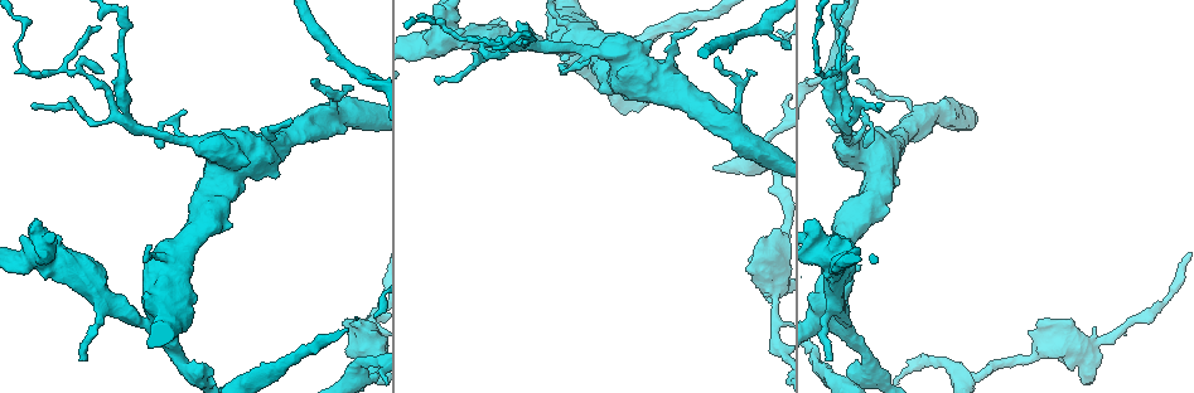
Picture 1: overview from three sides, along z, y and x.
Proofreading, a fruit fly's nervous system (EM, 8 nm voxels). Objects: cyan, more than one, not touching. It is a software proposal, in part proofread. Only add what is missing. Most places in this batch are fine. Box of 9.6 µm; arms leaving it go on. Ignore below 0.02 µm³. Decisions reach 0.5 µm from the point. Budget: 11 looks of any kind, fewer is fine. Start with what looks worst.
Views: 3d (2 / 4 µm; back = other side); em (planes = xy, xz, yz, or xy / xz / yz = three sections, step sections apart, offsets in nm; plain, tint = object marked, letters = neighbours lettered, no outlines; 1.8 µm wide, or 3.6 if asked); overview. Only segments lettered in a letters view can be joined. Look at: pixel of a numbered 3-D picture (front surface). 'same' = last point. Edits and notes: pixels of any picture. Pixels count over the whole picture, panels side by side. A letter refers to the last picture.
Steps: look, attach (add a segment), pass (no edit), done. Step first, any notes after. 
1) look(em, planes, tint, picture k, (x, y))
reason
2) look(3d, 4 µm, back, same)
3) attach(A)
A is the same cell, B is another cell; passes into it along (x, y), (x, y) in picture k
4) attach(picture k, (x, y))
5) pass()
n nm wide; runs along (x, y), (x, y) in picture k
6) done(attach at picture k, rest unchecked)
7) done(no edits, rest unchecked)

look(em, planes, tint, picture 1, (778, 276))
sudden change in width

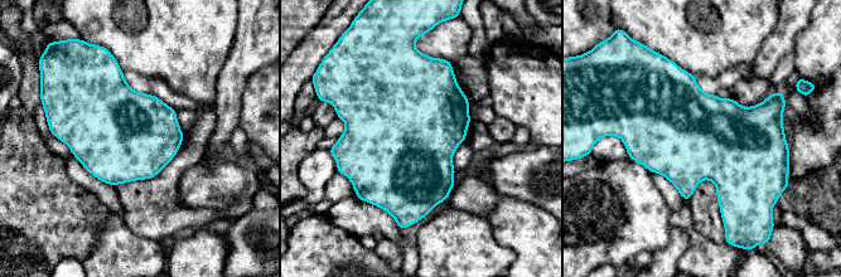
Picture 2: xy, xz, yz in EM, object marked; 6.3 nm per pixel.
look(em, planes, letters, same)
what lies round it

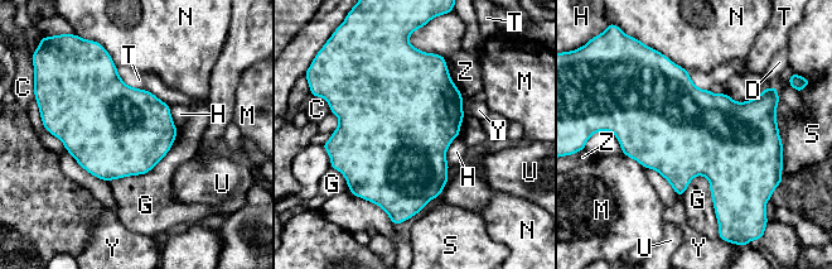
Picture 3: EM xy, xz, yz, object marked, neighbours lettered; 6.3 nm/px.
pass()
C, D, G, H, M, N, S, T, U, Y and Z are other cells; border along (458, 135), (446, 152), (449, 166) in picture 3; none of them fits

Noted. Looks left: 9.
look(3d, 4 µm, back, picture 1, (449, 22))
four-way junction

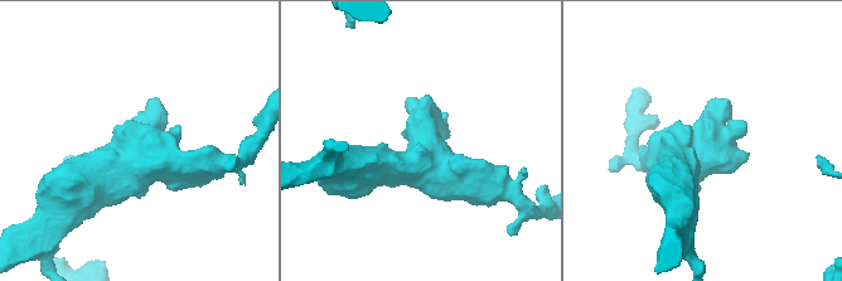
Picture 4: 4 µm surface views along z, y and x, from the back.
look(em, 3.6 µm, xy, step 4, tint, picture 4, (135, 144))
4 arms; now the EM

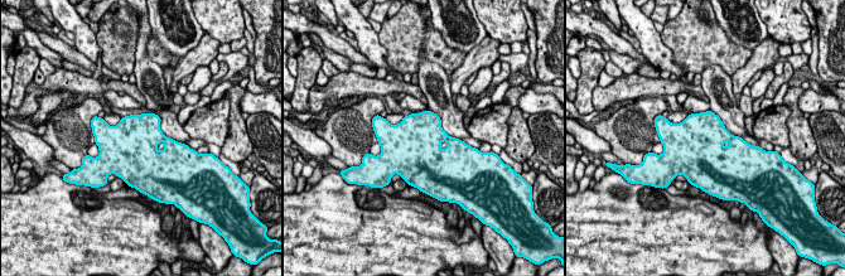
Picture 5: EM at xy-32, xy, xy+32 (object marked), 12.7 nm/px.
look(em, 3.6 µm, planes, letters, same)

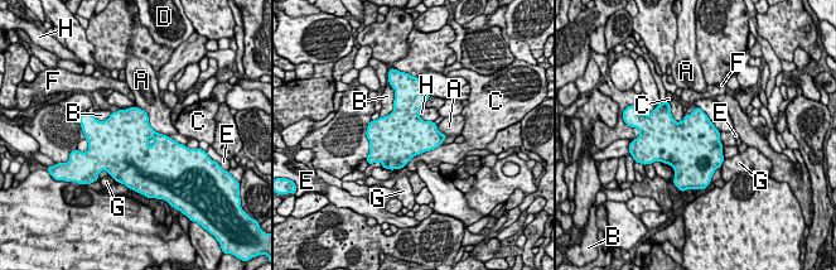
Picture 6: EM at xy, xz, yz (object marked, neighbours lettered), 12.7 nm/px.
pass()
A touches over 600 nm; A, B, C, D, E, F, G and H are other cells; border along (668, 102), (671, 115), (680, 123) in picture 6; no lettered segment goes on from it

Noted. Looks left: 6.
look(3d, 4 µm, picture 1, (80, 358))
branch stops here

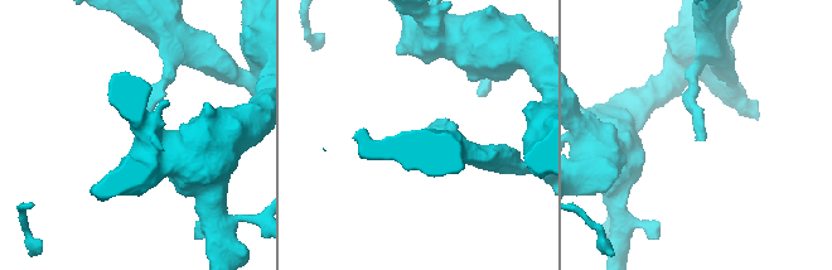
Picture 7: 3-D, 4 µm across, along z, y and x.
look(em, planes, tint, picture 7, (703, 138))

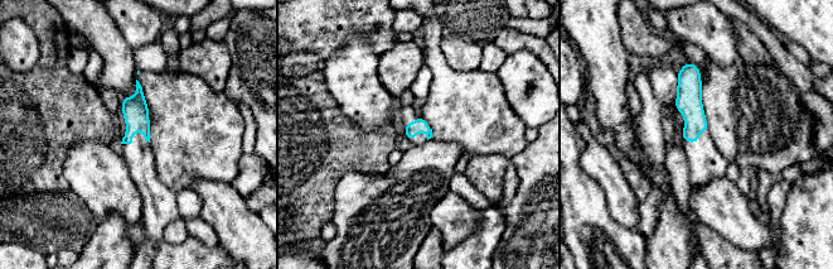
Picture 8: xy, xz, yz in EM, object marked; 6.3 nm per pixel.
look(em, planes, letters, same)
see the neighbours

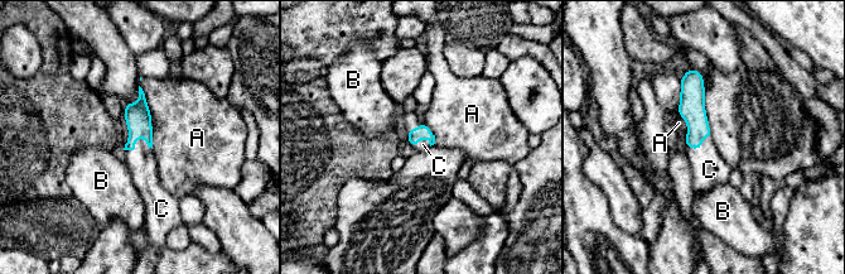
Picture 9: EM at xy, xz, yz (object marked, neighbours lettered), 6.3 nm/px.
pass()
90 nm wide; A, B and C are other cells; none of them fits

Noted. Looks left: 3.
look(em, 3.6 µm, planes, letters, picture 1, (855, 71))
free end

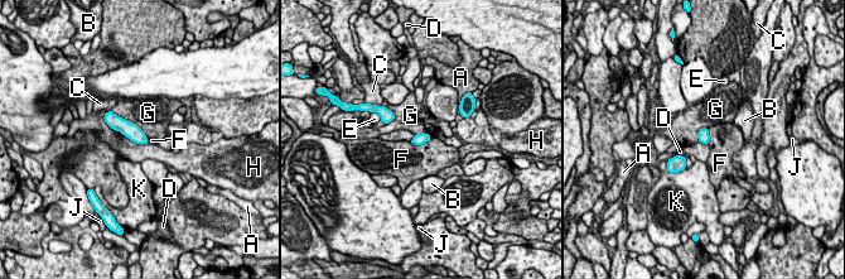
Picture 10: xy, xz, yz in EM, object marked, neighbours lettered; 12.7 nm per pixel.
pass()
G touches over 600 nm; A, B, C, D, E, F, G, H, J and K are other cells; runs along (111, 116), (144, 140) in picture 10; no lettered segment goes on from it

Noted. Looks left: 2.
done(no edits, rest unchecked)

